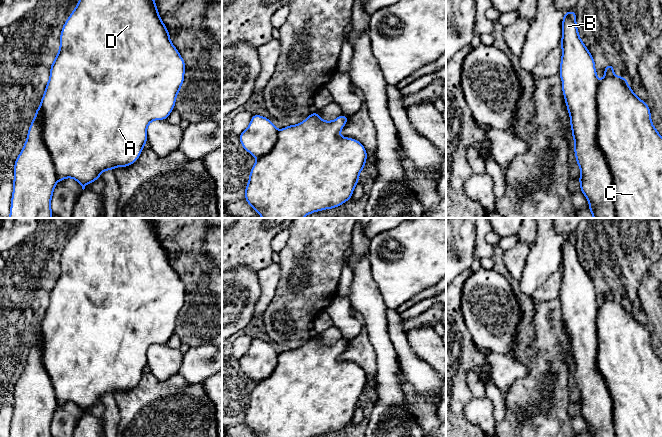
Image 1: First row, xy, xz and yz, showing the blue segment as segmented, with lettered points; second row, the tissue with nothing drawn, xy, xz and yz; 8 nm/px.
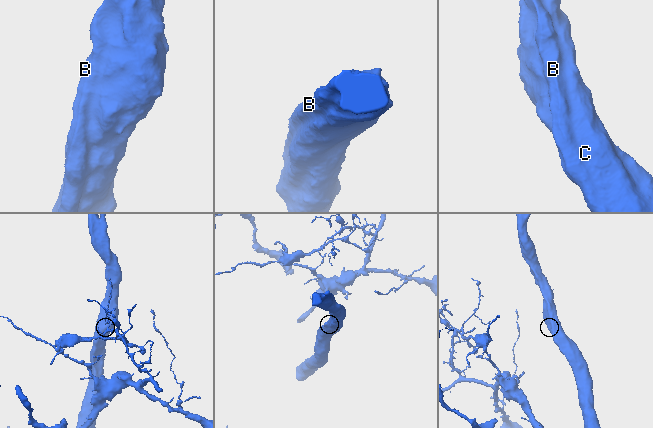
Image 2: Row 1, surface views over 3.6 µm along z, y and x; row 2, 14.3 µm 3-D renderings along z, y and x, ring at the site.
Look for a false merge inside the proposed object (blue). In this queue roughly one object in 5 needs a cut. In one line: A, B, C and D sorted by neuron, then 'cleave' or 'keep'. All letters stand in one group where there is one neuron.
A B C D; keep

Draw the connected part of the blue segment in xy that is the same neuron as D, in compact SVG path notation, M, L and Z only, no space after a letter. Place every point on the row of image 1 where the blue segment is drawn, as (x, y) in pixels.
M79 0L62 27L59 51L52 62L45 92L30 124L24 146L14 163L13 193L8 218L52 218L51 199L58 181L73 178L84 190L86 185L99 179L104 171L113 171L116 167L127 167L136 162L147 144L148 125L155 120L166 120L174 110L184 74L185 61L172 44L154 0Z

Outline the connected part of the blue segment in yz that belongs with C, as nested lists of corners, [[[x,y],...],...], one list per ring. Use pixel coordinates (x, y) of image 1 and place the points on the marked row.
[[[575,10],[564,12],[562,20],[561,49],[562,56],[559,75],[562,80],[563,96],[570,116],[572,136],[575,143],[575,158],[581,172],[579,183],[581,192],[589,202],[589,211],[592,213],[593,218],[662,218],[662,136],[651,121],[649,106],[646,101],[643,101],[636,96],[628,84],[629,82],[627,79],[622,75],[614,75],[615,68],[611,64],[605,66],[604,78],[600,81],[598,80],[594,58],[579,36]]]

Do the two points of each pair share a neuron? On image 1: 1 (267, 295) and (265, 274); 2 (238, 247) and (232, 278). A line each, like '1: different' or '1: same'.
1: same
2: different

